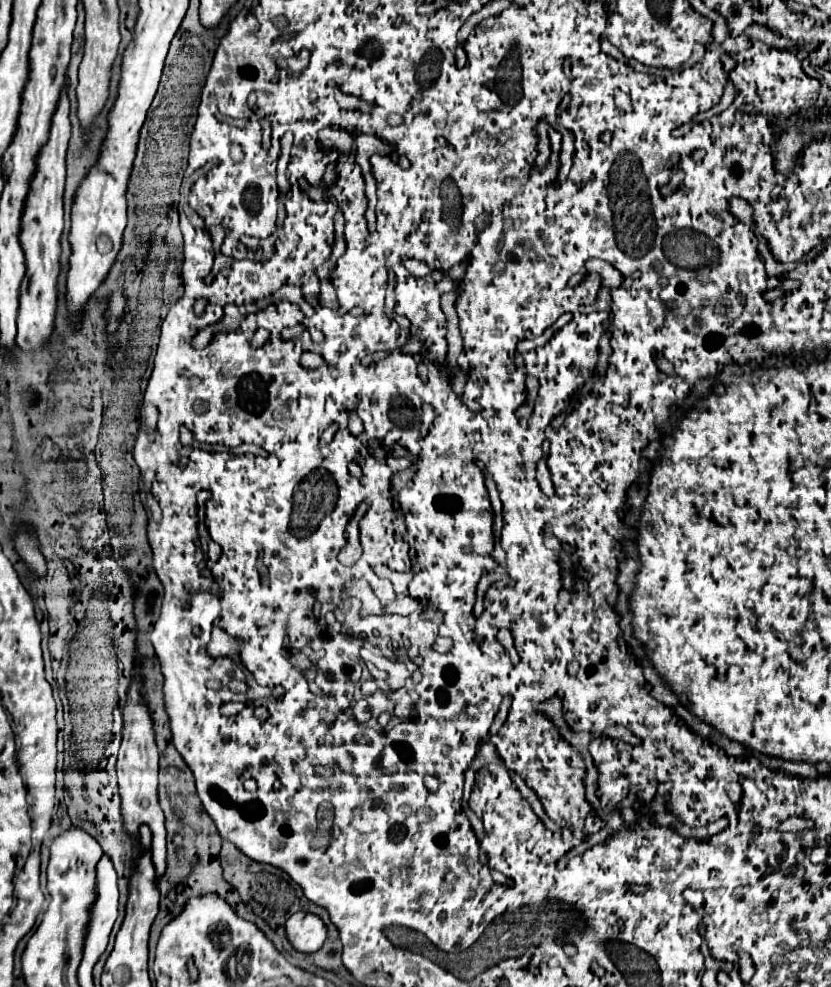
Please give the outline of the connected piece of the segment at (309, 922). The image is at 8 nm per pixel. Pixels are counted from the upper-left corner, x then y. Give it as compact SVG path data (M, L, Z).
M297 911L287 919L285 929L291 945L303 953L313 953L321 949L321 945L327 939L327 927L321 921L321 917L315 913Z

